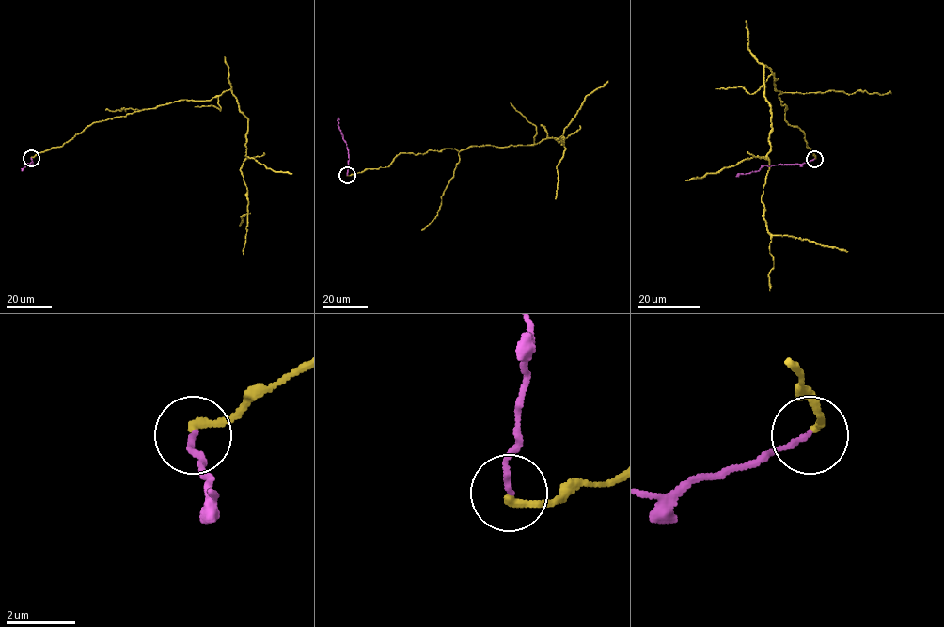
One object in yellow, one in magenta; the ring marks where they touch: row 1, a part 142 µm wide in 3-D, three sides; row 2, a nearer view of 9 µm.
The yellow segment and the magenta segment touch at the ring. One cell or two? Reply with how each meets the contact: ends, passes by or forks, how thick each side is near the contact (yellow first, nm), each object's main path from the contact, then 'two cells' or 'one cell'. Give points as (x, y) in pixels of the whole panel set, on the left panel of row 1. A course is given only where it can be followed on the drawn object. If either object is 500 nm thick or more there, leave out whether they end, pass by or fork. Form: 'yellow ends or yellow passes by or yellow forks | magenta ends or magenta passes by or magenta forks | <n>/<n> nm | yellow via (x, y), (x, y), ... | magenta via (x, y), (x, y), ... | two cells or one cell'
yellow ends | magenta ends | 220/150 nm | yellow via (31, 158), (94, 122), (184, 100), (211, 100), (230, 89), (247, 119), (240, 169), (249, 213), (239, 226) | magenta via (31, 158), (32, 163), (27, 163), (23, 171) | two cells

